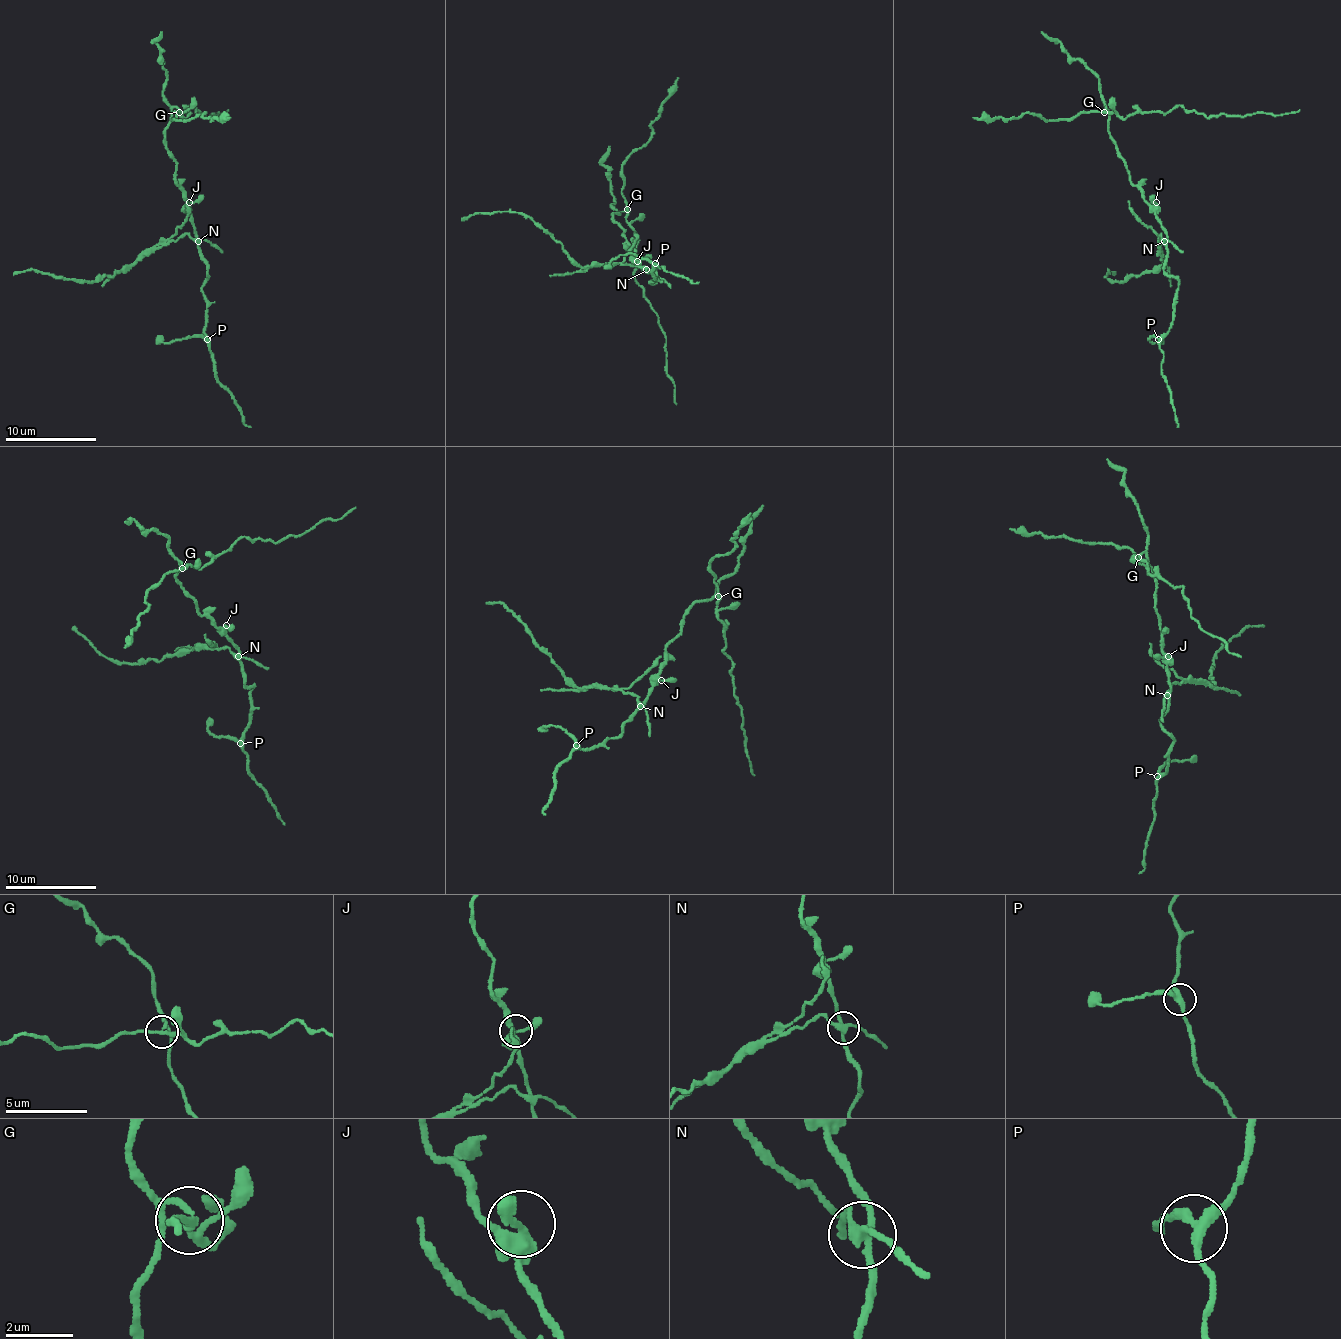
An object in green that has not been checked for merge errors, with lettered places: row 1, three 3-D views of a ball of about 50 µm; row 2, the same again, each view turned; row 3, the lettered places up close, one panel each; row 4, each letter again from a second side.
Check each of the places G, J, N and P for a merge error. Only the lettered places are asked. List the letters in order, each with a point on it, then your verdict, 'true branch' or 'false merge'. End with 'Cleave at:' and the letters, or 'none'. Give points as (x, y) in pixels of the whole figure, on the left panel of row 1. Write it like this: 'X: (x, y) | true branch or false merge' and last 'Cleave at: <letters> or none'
G: (179, 112) | false merge
J: (189, 202) | true branch
N: (198, 241) | false merge
P: (207, 339) | true branch
Cleave at: G, N

